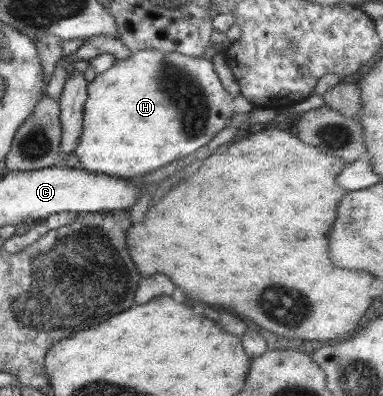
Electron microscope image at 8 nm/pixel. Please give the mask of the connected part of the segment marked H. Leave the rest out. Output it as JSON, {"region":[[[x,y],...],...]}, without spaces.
{"region":[[[157,48],[134,50],[133,53],[129,53],[126,58],[115,60],[110,68],[97,74],[93,80],[88,83],[86,95],[81,135],[79,135],[76,146],[72,149],[72,162],[89,173],[103,174],[123,180],[138,179],[145,173],[153,172],[158,167],[163,167],[172,161],[178,160],[183,163],[187,160],[192,160],[192,158],[196,158],[199,154],[204,152],[207,142],[221,131],[221,129],[229,125],[229,119],[231,119],[233,115],[249,113],[253,108],[249,102],[243,100],[241,95],[233,98],[229,96],[227,91],[221,86],[221,82],[219,82],[217,74],[215,74],[210,60],[206,60],[201,56],[189,57],[177,52],[162,52]]]}

